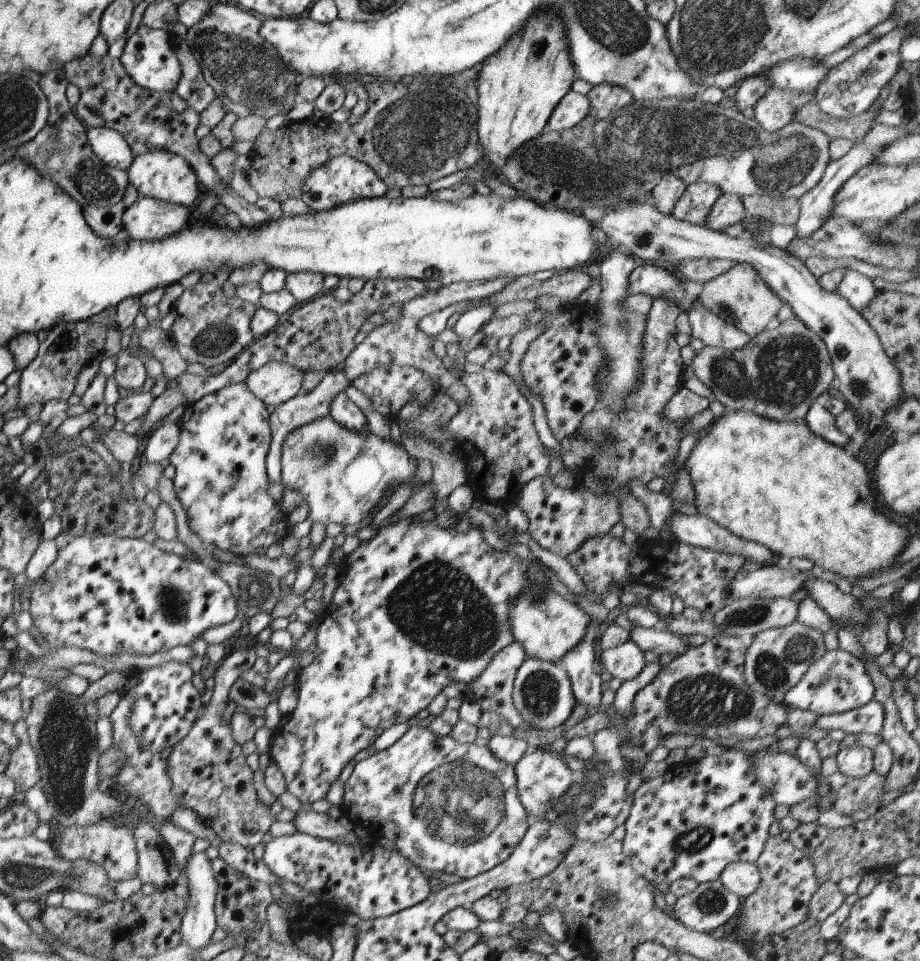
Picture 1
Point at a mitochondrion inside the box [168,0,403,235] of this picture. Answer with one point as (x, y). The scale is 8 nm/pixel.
(248, 76)

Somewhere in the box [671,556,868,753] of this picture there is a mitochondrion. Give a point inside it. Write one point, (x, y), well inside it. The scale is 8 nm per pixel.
(772, 669)

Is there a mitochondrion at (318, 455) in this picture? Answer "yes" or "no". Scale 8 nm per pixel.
yes

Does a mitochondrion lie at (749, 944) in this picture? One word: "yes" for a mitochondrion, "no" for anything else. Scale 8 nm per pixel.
no

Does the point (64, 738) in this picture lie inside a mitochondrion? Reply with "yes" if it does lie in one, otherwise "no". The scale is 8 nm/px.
yes

